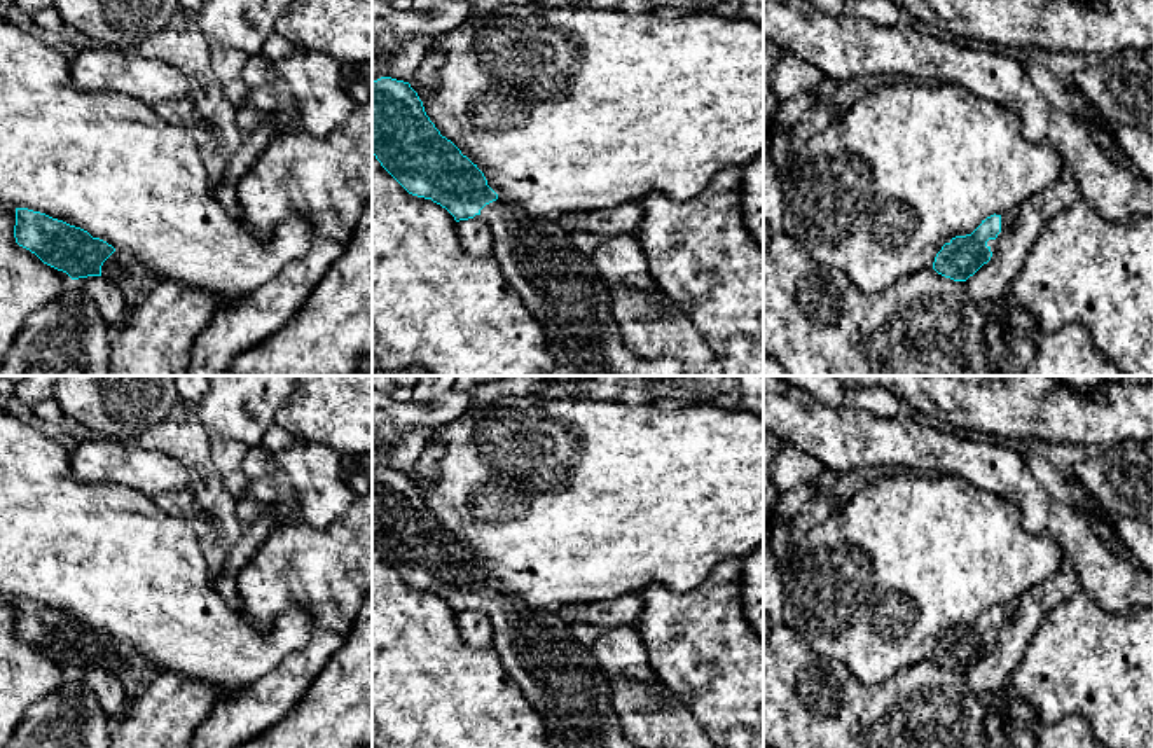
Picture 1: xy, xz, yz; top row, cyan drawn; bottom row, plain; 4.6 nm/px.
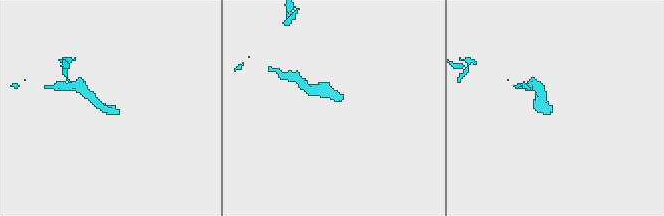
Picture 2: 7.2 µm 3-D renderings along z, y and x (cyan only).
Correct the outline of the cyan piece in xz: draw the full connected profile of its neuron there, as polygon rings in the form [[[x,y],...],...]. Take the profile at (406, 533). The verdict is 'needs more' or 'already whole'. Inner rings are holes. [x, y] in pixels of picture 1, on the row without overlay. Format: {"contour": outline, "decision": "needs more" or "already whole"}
{"contour": [[[391,468],[372,474],[372,545],[409,585],[432,591],[456,613],[484,608],[493,624],[493,648],[542,717],[552,748],[638,748],[620,731],[604,668],[589,645],[571,636],[559,608],[535,608],[501,594],[477,556],[440,526],[409,474]]], "decision": "needs more"}

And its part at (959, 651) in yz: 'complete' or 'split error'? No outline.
split error

